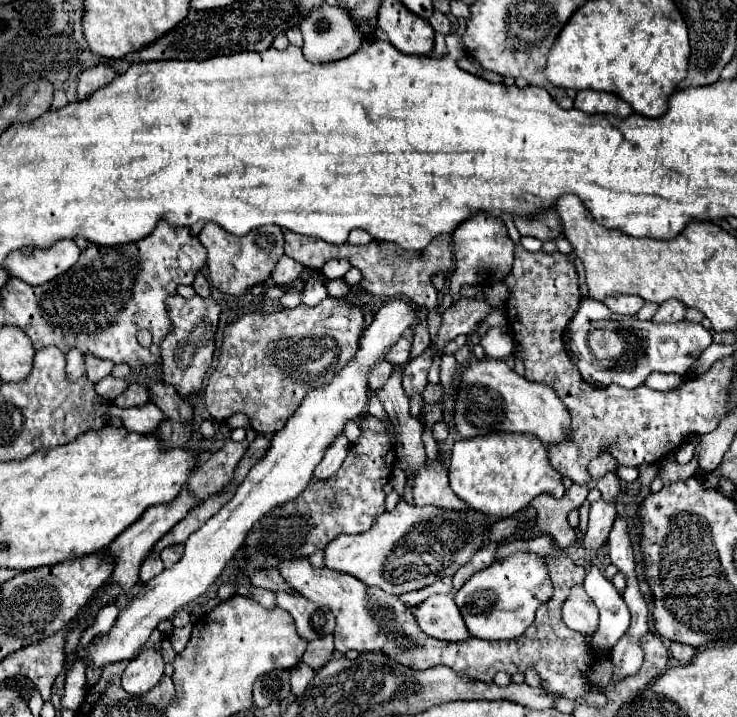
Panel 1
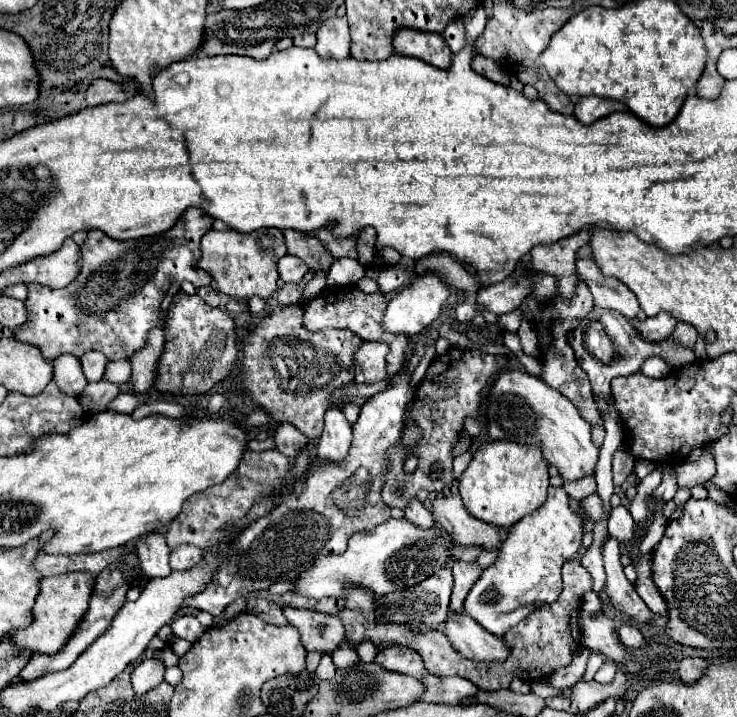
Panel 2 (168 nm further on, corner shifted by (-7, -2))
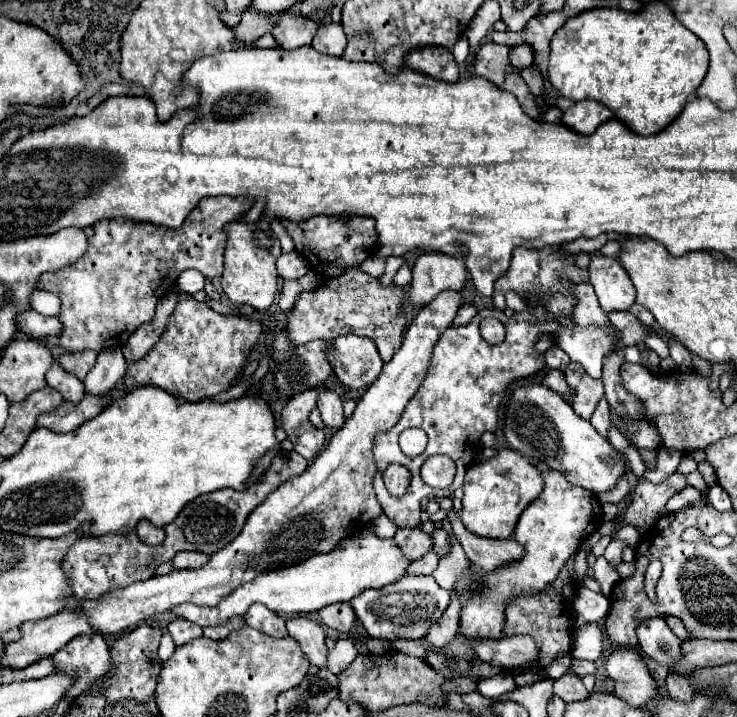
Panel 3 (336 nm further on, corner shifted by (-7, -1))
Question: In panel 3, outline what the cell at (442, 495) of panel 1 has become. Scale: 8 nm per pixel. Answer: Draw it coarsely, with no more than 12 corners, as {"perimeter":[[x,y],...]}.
{"perimeter":[[454,510],[448,520],[466,556],[486,572],[524,556],[516,540],[470,534]]}

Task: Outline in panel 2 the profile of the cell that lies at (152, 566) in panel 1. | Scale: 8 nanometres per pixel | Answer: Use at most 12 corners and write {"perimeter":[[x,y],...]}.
{"perimeter":[[162,533],[140,539],[140,567],[148,579],[168,577],[170,547]]}

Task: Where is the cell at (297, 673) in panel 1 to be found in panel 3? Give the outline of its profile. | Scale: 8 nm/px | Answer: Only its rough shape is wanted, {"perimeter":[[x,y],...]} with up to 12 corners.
{"perimeter":[[350,640],[328,652],[328,670],[340,674],[358,656]]}

